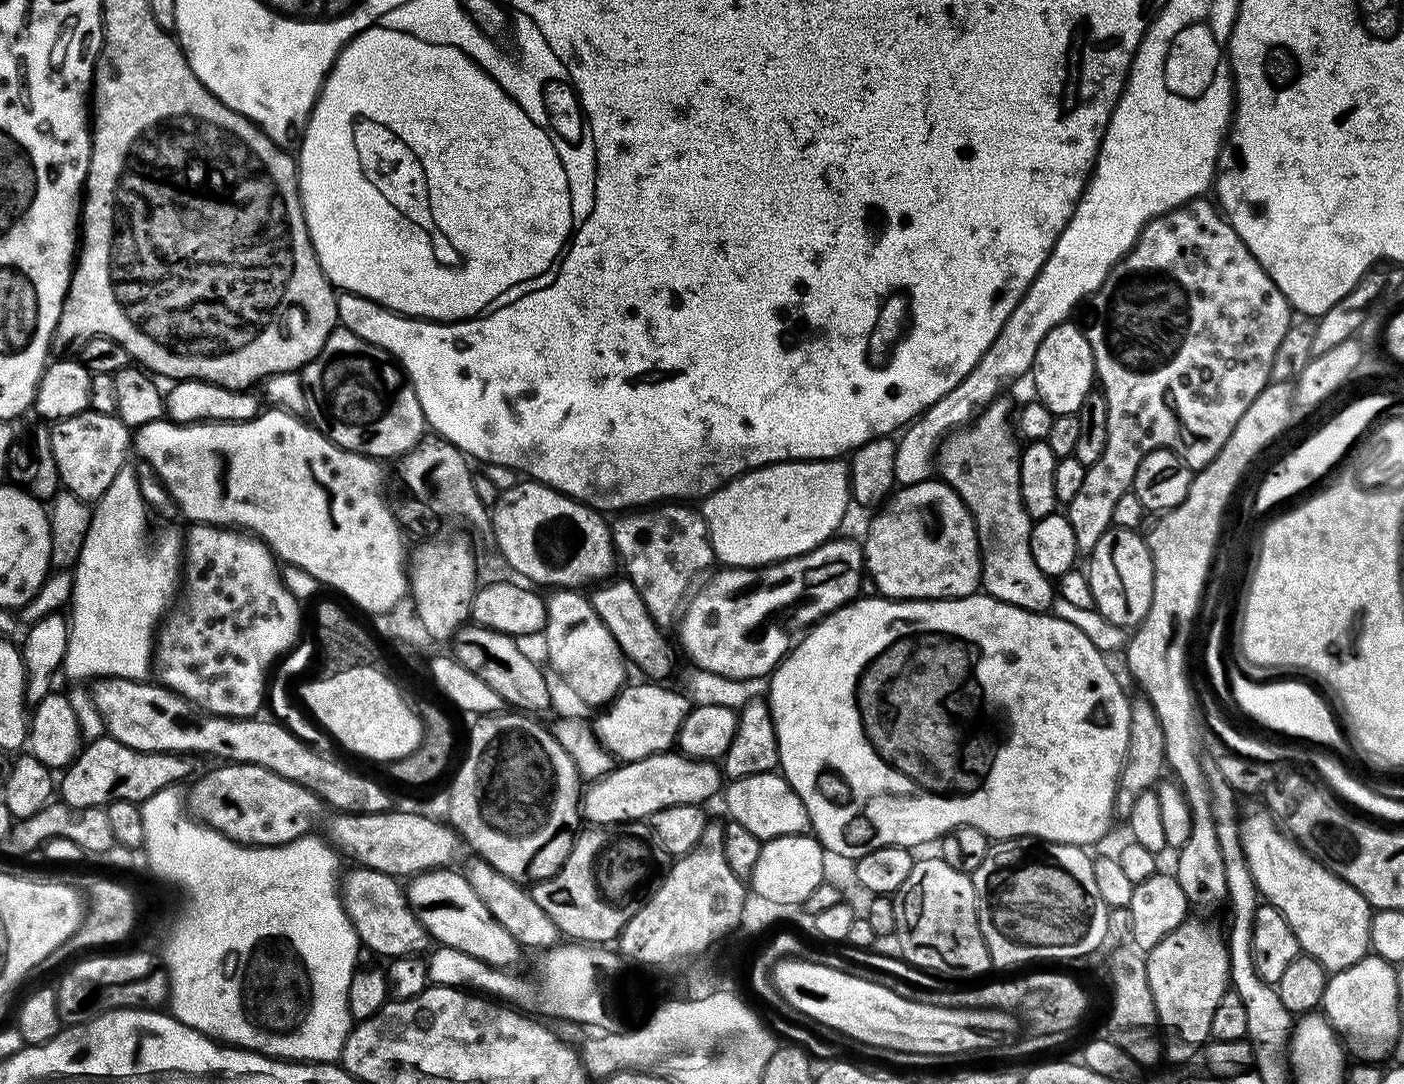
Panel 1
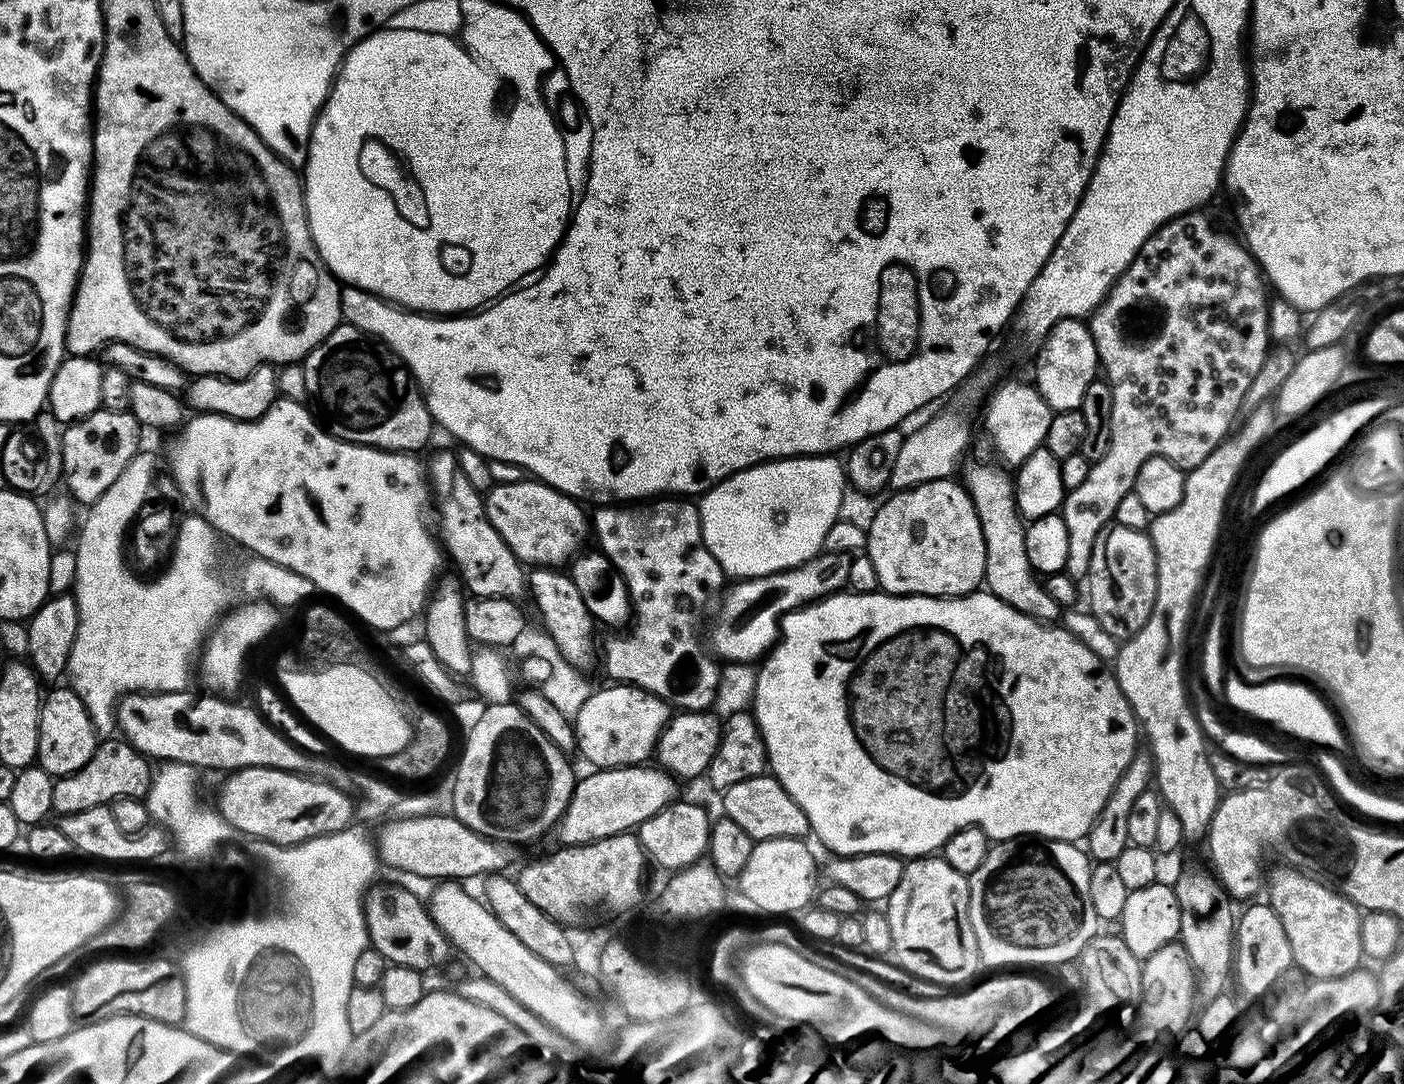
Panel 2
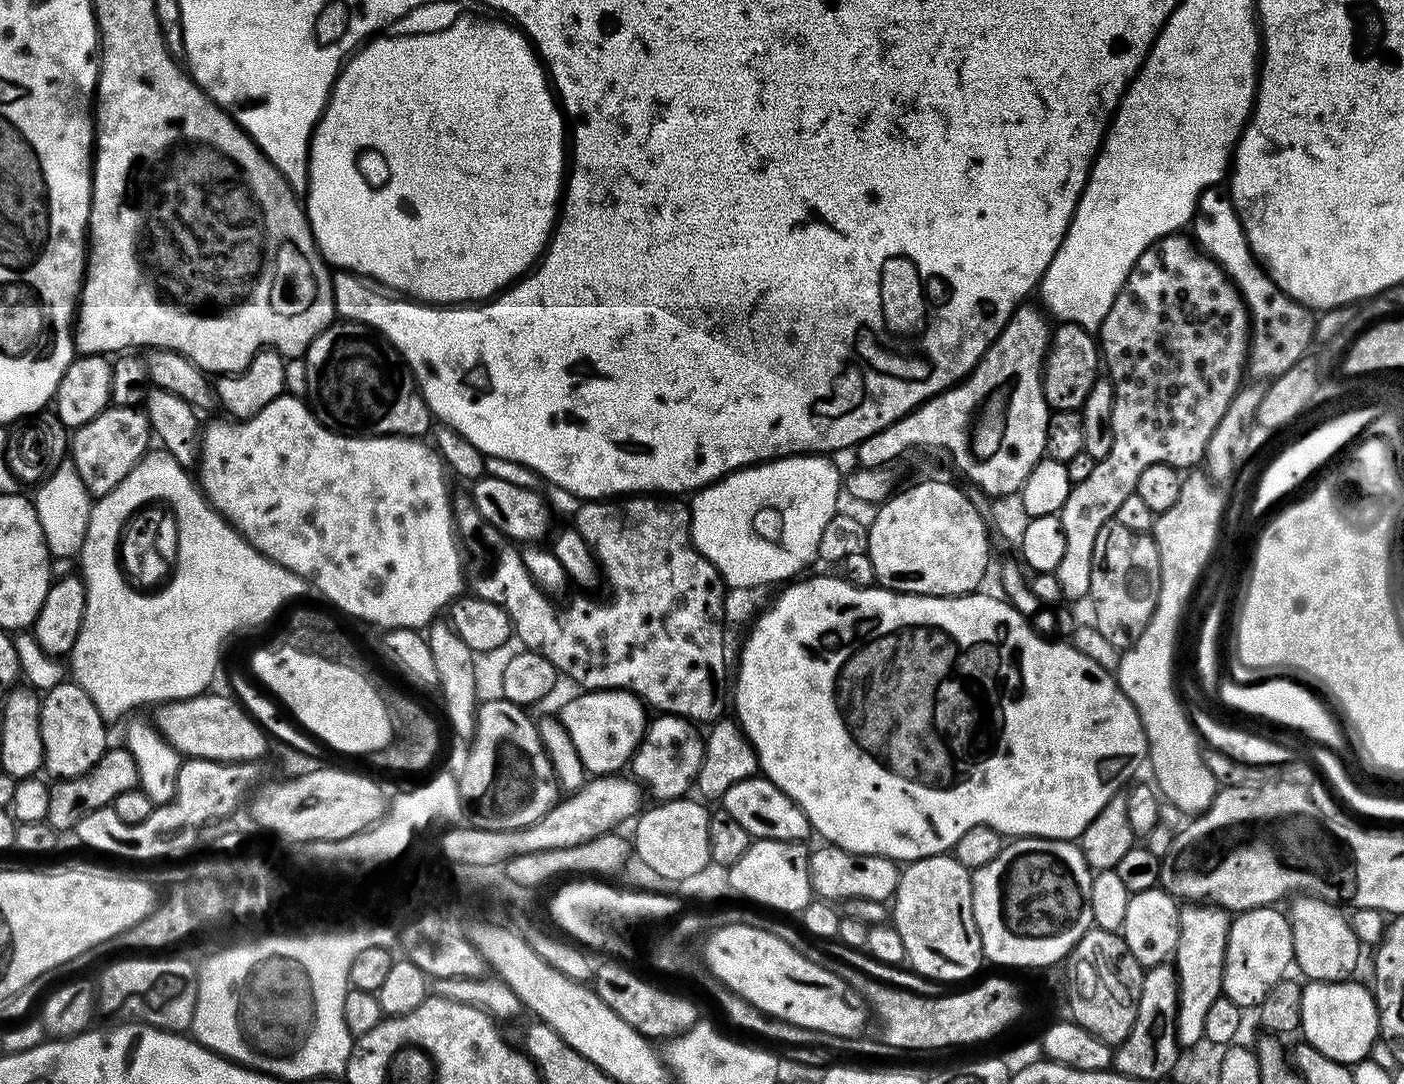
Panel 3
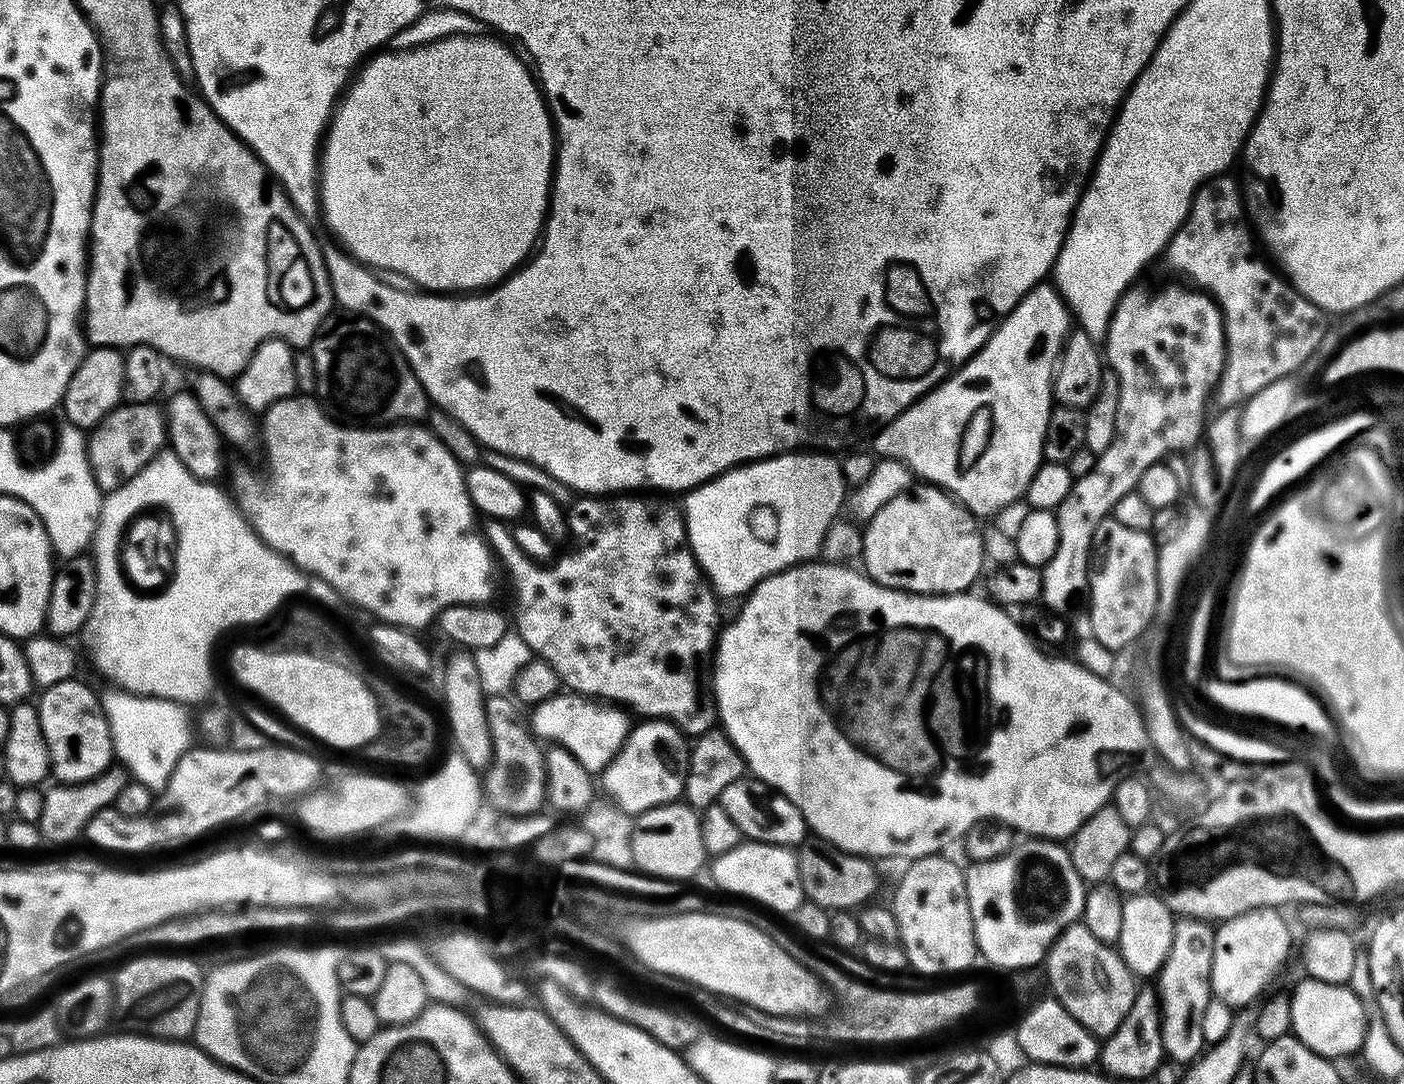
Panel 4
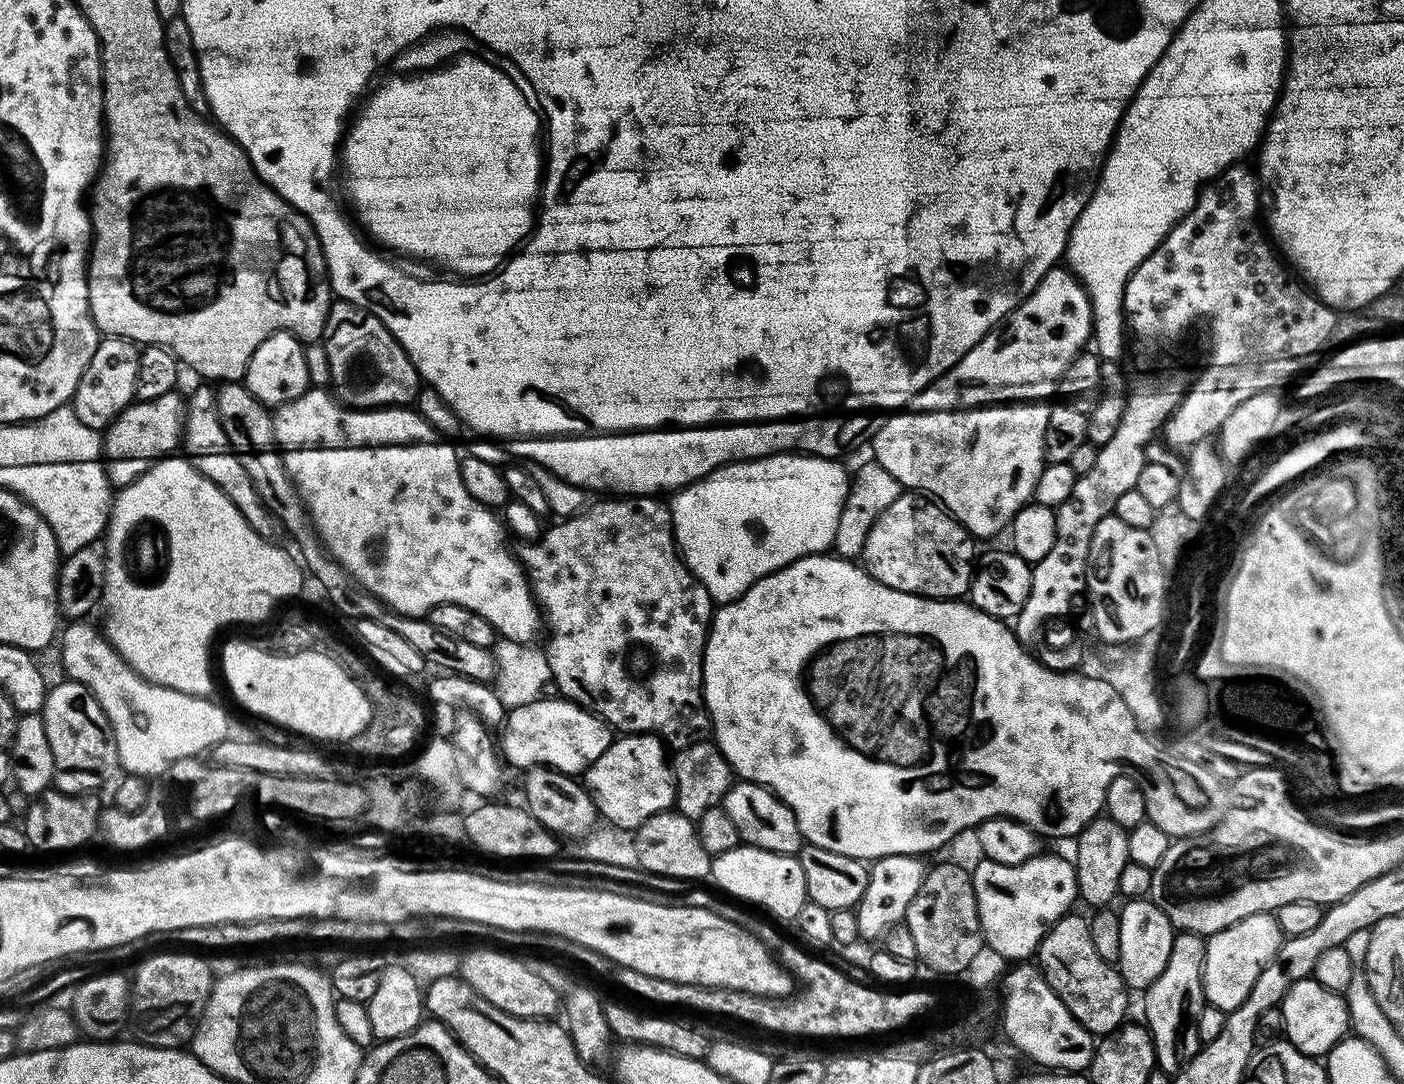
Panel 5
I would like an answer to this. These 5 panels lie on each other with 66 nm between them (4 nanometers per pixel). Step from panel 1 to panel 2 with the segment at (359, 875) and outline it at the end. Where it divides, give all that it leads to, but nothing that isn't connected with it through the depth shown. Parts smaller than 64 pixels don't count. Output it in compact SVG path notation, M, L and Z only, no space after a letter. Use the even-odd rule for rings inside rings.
M384 884L381 888L372 886L362 896L362 919L368 923L367 943L376 947L378 955L388 964L410 966L421 974L427 968L436 968L443 960L454 955L454 948L443 929L432 920L425 901L420 900L408 888L395 888Z

